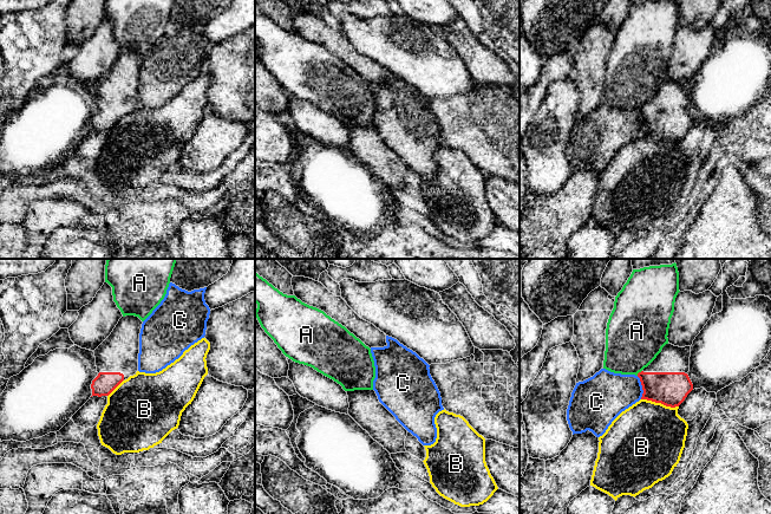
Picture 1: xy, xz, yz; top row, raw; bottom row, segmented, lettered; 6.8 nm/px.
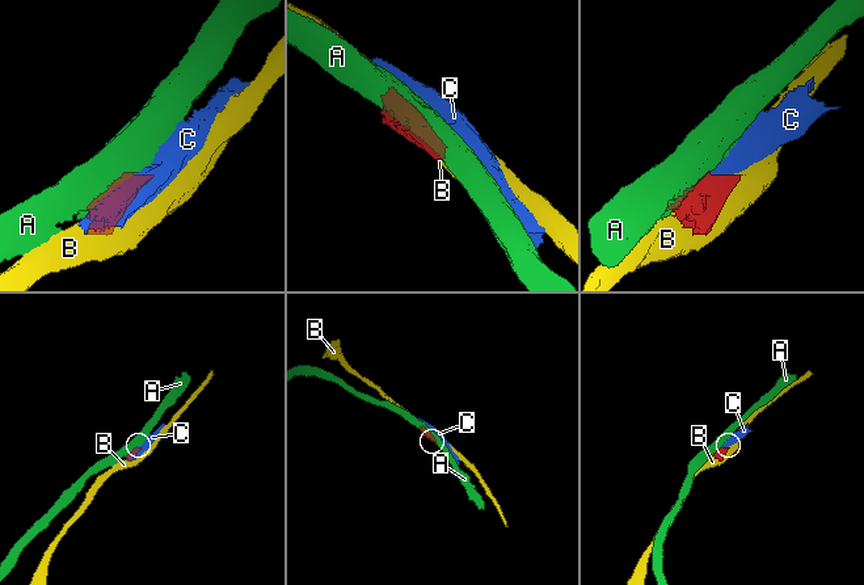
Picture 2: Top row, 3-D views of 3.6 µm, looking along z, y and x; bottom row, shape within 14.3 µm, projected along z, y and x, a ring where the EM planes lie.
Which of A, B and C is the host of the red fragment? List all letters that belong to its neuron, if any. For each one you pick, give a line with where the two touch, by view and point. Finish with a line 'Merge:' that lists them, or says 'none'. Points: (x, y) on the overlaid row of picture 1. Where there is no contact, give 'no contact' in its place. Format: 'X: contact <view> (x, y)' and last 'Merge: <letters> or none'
Merge: none

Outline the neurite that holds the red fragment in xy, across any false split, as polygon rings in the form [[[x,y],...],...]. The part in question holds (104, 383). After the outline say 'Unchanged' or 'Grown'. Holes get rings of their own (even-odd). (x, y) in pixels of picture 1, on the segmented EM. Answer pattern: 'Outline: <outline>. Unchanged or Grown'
Outline: [[[122,317],[111,334],[93,351],[98,376],[91,384],[92,396],[109,396],[123,380],[136,375],[142,324],[138,317]]]. Grown

